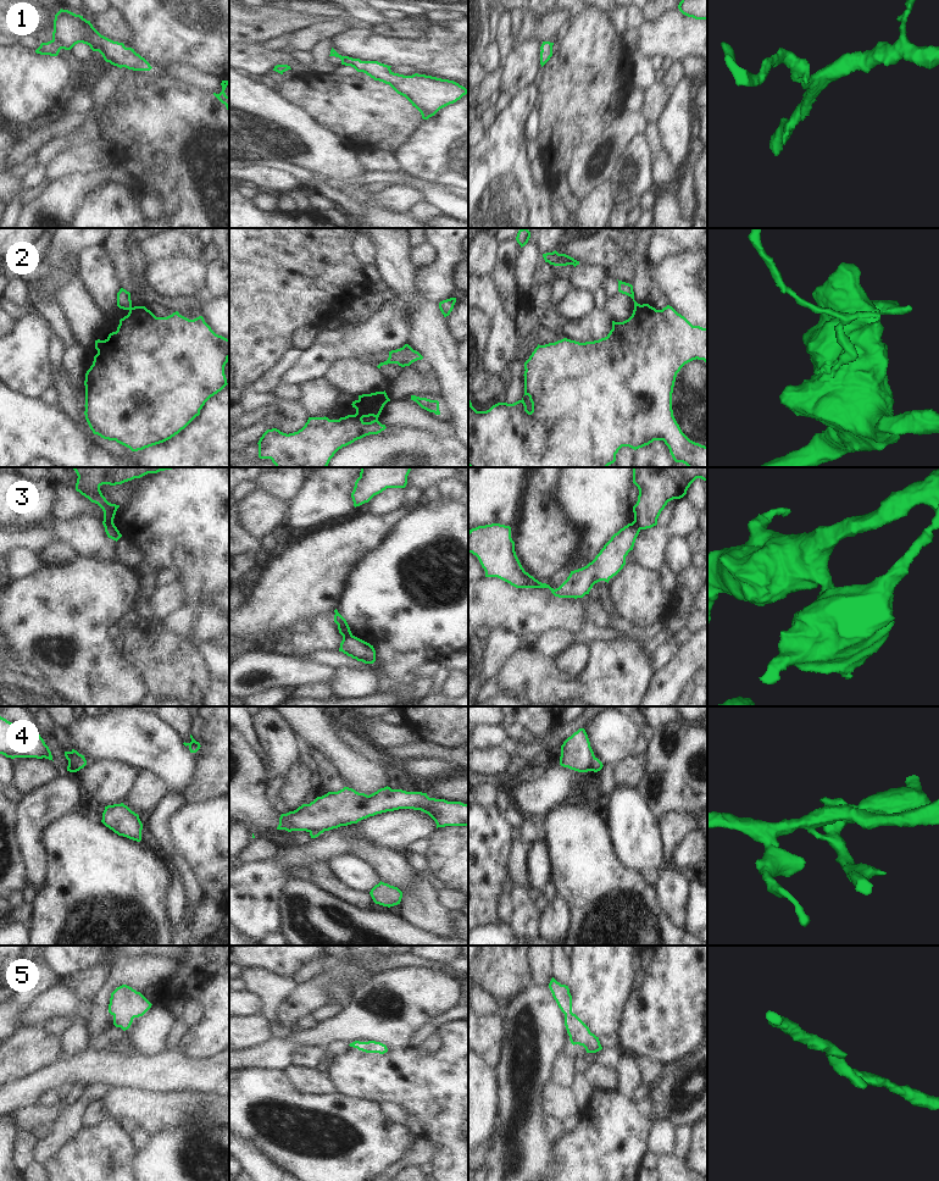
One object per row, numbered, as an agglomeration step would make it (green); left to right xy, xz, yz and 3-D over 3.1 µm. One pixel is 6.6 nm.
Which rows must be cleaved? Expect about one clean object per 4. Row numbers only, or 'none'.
2, 3, 4.

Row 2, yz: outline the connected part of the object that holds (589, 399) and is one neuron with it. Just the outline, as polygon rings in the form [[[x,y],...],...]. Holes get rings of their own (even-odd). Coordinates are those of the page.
[[[643,304],[633,310],[628,320],[612,321],[610,333],[599,340],[579,343],[563,338],[545,345],[538,344],[524,362],[524,395],[528,395],[532,403],[530,412],[527,410],[523,398],[513,404],[498,403],[487,411],[477,411],[468,400],[468,467],[607,467],[616,461],[616,454],[622,447],[637,450],[654,440],[663,440],[676,462],[683,462],[688,467],[707,467],[707,447],[690,440],[682,432],[672,410],[672,393],[677,373],[685,364],[696,359],[707,364],[707,328],[693,326],[669,305],[656,310],[649,304]]]

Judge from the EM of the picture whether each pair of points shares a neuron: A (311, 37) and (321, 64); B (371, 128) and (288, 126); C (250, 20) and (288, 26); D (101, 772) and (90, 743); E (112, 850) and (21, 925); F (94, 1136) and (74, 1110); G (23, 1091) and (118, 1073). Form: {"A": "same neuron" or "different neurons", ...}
{"A": "different neurons", "B": "different neurons", "C": "same neuron", "D": "different neurons", "E": "different neurons", "F": "different neurons", "G": "same neuron"}

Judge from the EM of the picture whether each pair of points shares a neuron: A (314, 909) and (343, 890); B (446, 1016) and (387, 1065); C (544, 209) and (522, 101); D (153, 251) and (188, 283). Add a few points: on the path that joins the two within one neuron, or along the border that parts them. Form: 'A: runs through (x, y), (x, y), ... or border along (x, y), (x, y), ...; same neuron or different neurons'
A: border along (309, 881), (359, 909); different neurons
B: border along (455, 1019), (438, 1026); different neurons
C: runs through (517, 182), (514, 178), (514, 128); same neuron
D: border along (190, 256), (173, 255), (146, 264); different neurons

